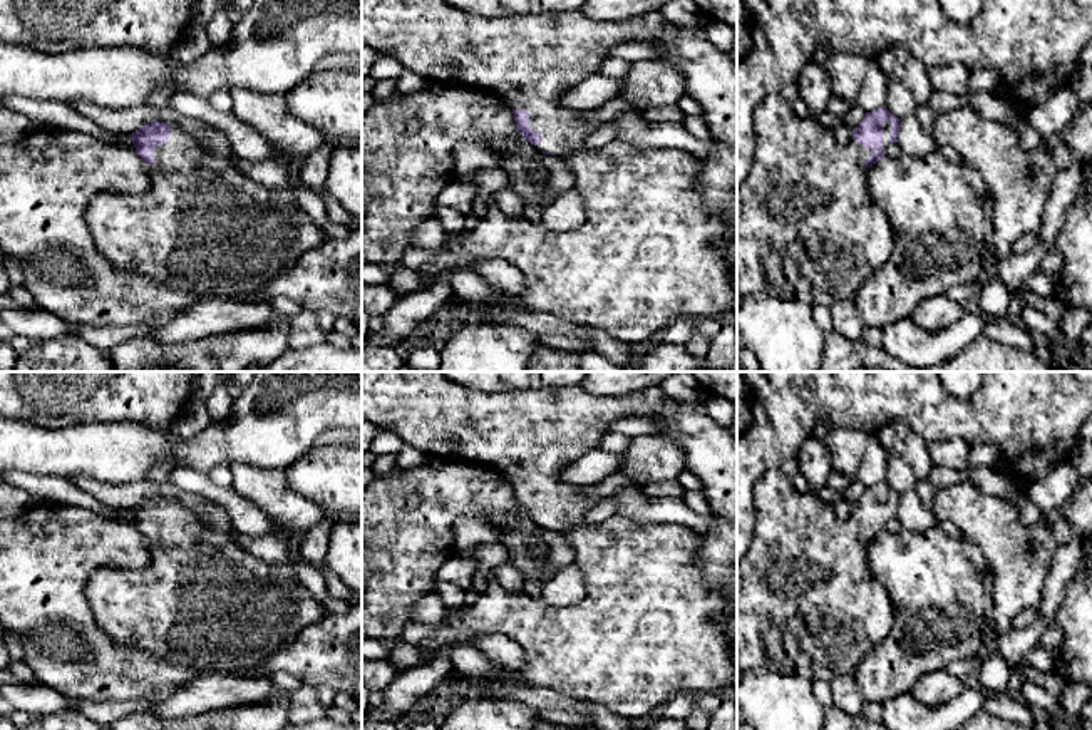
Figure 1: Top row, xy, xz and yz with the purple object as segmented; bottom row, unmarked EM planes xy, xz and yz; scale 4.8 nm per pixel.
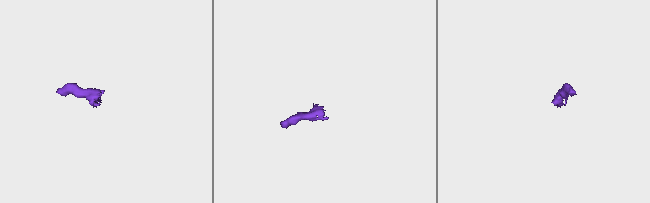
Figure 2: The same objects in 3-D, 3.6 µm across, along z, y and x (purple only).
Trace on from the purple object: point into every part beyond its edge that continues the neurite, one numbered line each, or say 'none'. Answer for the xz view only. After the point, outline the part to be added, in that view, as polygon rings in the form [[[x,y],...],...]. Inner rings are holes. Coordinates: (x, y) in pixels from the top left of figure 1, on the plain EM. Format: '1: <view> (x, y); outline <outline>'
1: xz (530, 436); outline [[[362,372],[363,419],[427,455],[487,467],[513,484],[526,486],[529,502],[543,512],[534,522],[559,534],[591,524],[585,512],[598,502],[585,486],[563,482],[561,472],[588,450],[598,449],[615,422],[652,415],[663,400],[660,388],[618,398],[591,395],[581,385],[484,393],[451,380],[442,372]]]

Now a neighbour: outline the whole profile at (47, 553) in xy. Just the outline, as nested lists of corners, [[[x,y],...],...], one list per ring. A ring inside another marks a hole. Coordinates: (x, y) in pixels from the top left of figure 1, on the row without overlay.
[[[37,502],[13,517],[0,519],[0,625],[22,636],[22,660],[32,668],[35,683],[75,698],[126,702],[166,695],[199,675],[206,675],[196,668],[159,661],[141,648],[121,645],[95,625],[85,596],[92,573],[99,568],[141,569],[149,561],[149,539],[141,534],[134,519],[106,519],[72,504]]]

